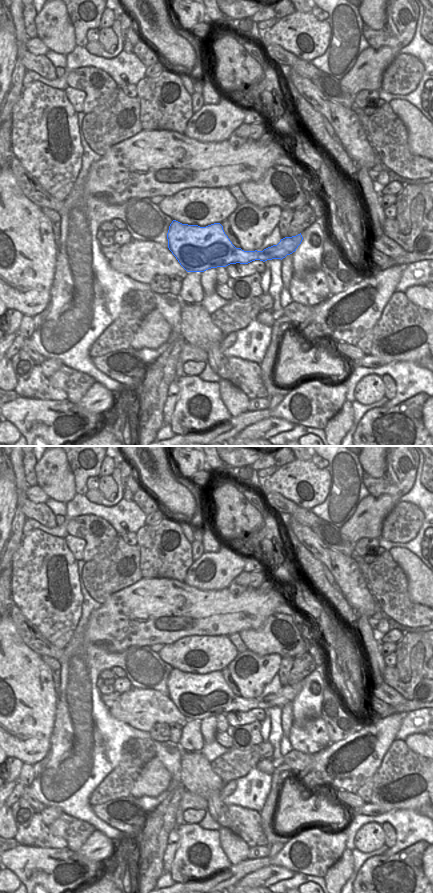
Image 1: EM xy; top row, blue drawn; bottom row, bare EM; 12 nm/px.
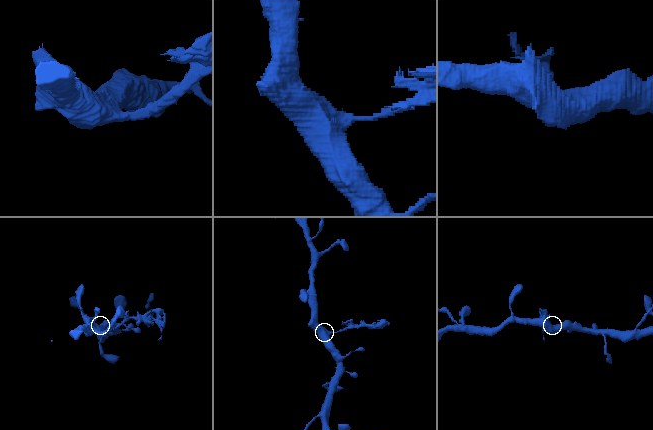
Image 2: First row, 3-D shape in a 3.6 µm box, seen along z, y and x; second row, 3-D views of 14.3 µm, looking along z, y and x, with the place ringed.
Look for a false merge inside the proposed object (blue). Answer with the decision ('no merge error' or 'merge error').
merge error

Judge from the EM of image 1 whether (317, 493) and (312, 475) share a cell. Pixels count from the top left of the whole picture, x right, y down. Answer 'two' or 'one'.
one

